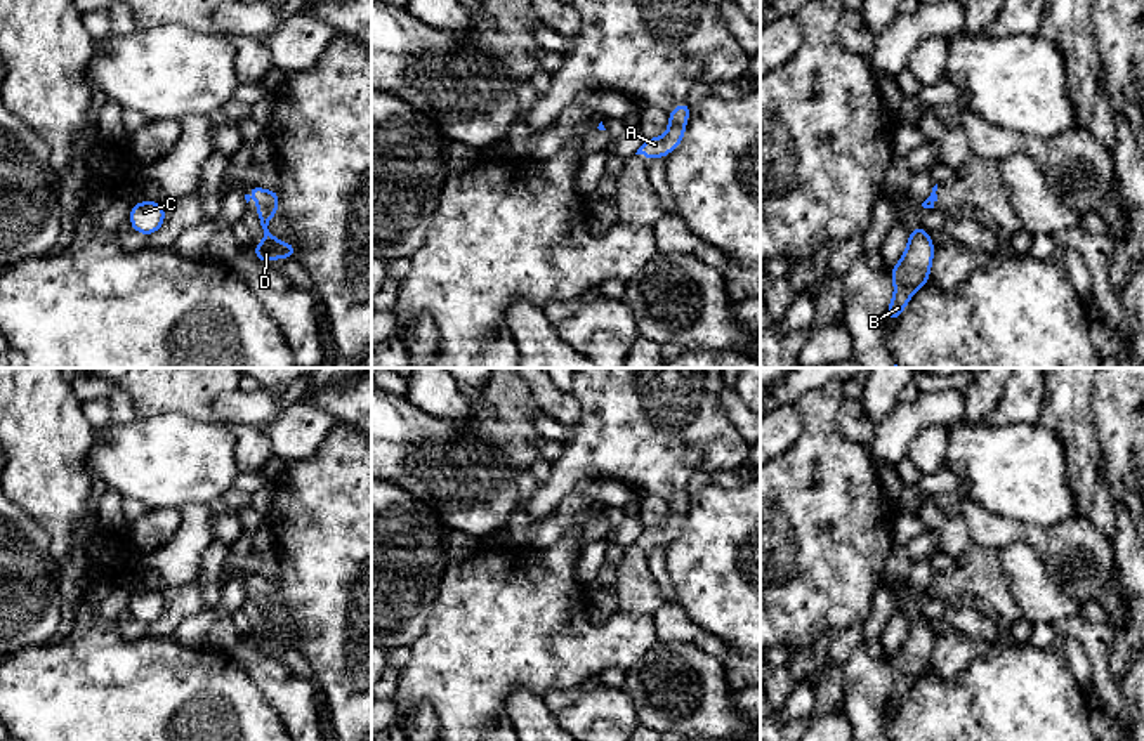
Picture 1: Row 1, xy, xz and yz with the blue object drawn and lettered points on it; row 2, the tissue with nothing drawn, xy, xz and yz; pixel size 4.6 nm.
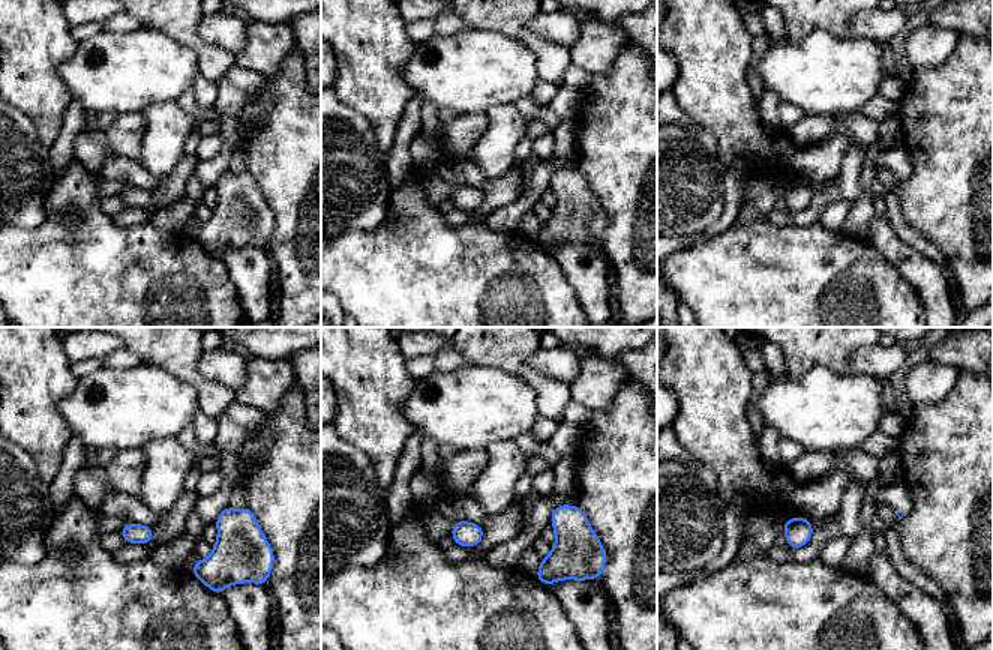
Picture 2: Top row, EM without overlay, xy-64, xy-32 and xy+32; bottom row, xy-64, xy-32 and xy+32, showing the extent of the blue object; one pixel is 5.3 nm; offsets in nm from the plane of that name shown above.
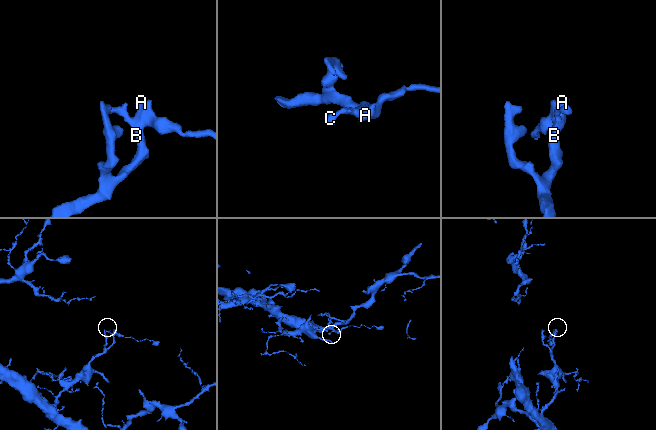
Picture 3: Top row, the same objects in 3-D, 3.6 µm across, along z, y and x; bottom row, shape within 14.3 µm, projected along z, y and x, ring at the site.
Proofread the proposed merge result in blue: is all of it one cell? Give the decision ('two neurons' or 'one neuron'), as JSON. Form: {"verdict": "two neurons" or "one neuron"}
{"verdict": "one neuron"}

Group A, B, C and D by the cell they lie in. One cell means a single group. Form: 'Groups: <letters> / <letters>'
Groups: A B C D

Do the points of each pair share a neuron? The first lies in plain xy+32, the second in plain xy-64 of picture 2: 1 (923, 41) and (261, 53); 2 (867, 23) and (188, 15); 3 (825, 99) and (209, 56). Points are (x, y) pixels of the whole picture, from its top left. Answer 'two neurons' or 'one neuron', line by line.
1: one neuron
2: two neurons
3: two neurons

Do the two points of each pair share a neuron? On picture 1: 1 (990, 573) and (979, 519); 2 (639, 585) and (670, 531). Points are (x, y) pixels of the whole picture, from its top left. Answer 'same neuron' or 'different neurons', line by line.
1: different neurons
2: same neuron

